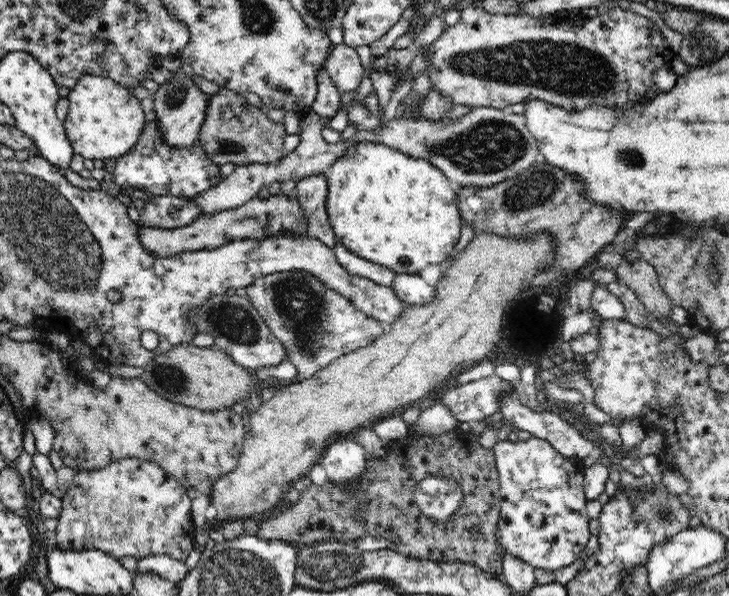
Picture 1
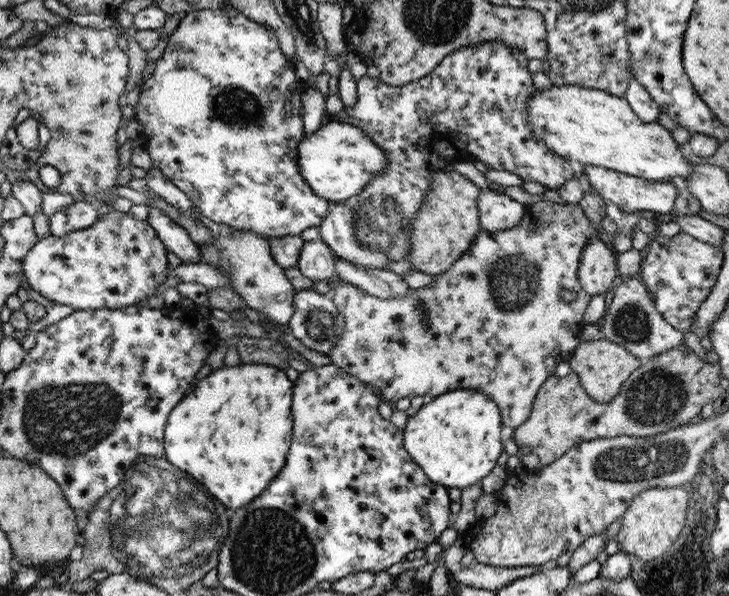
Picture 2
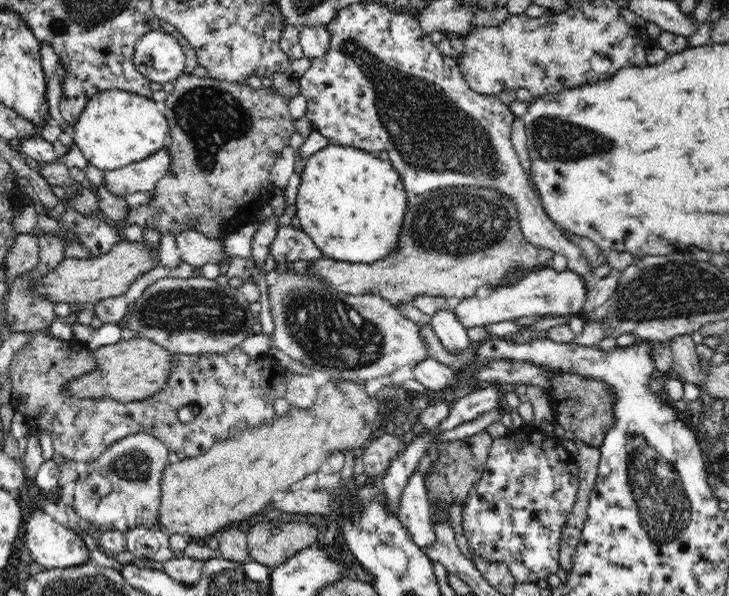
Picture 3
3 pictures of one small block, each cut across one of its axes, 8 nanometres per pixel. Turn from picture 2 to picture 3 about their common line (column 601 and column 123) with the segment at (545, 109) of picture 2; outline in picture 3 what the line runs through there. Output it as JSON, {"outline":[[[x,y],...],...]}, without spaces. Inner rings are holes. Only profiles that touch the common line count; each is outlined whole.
{"outline":[[[103,90],[90,98],[78,122],[72,125],[73,142],[80,148],[87,162],[105,172],[141,161],[168,144],[168,120],[162,109],[161,104],[152,98],[149,99],[126,90]]]}

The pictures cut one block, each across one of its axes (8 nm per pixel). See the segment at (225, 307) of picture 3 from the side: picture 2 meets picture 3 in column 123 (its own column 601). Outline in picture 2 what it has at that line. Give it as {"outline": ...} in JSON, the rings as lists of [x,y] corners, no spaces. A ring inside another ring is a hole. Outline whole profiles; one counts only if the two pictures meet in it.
{"outline":[[[631,277],[624,283],[617,282],[612,290],[612,302],[597,323],[602,330],[602,338],[623,346],[639,359],[652,358],[684,344],[684,335],[662,318],[656,310],[652,294],[640,277]]]}

